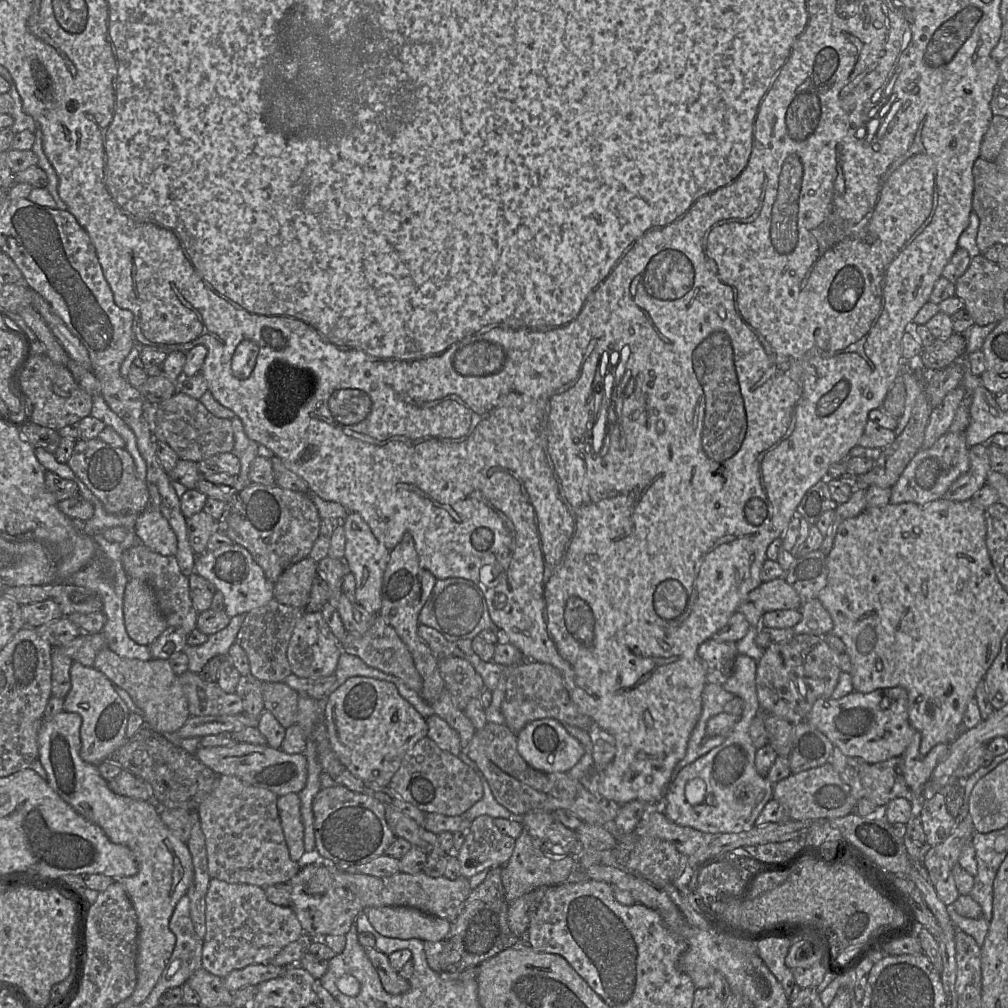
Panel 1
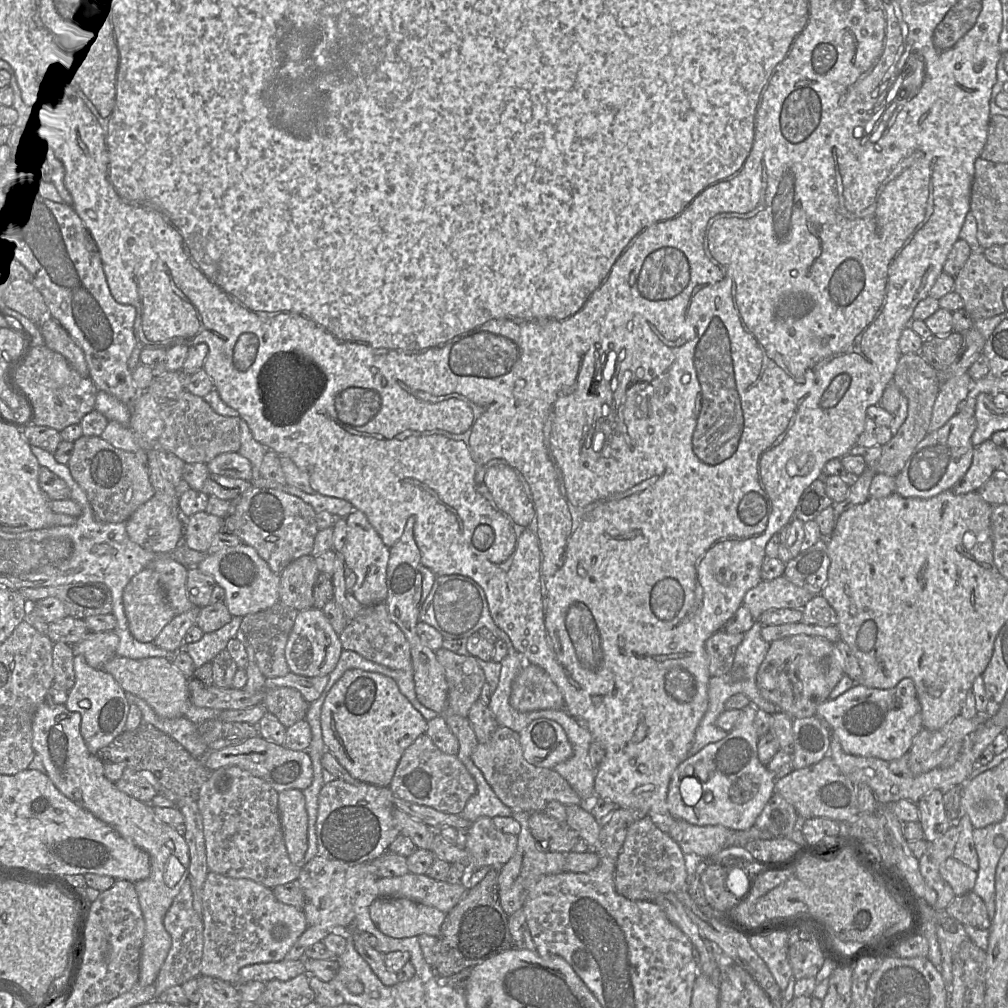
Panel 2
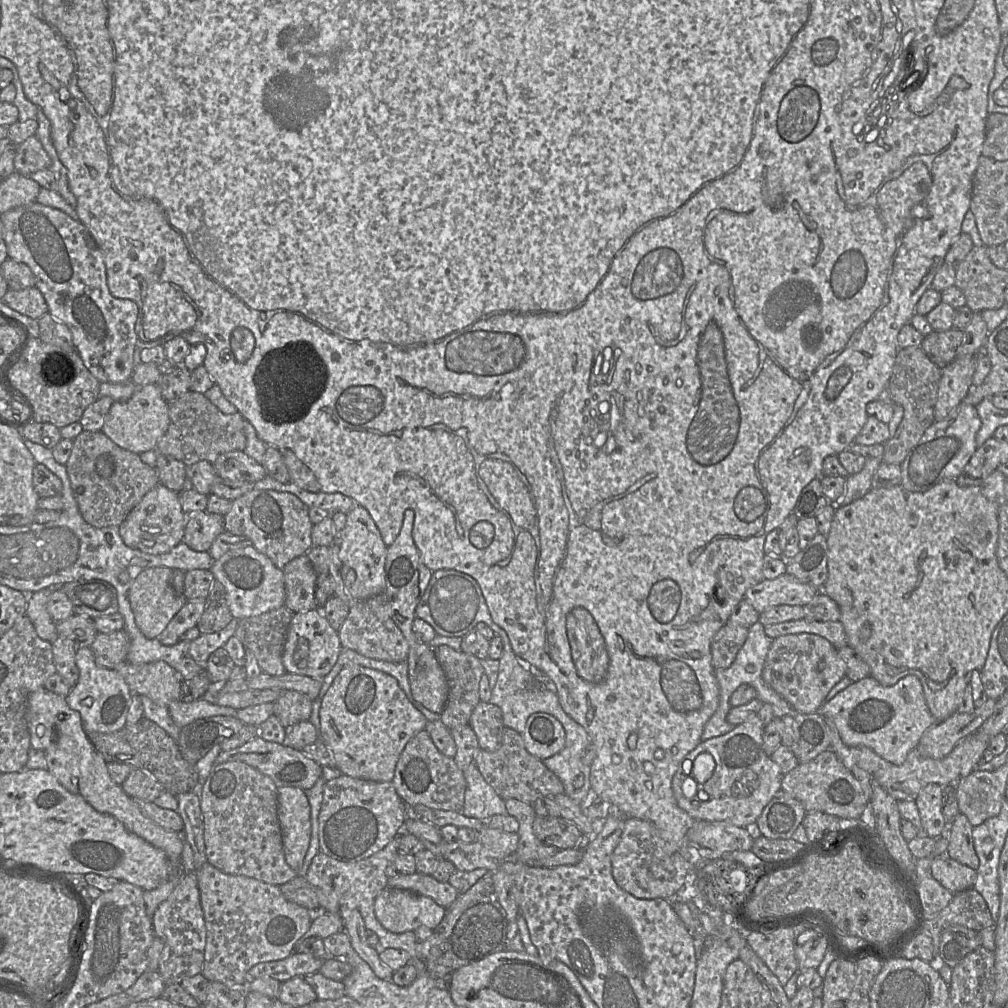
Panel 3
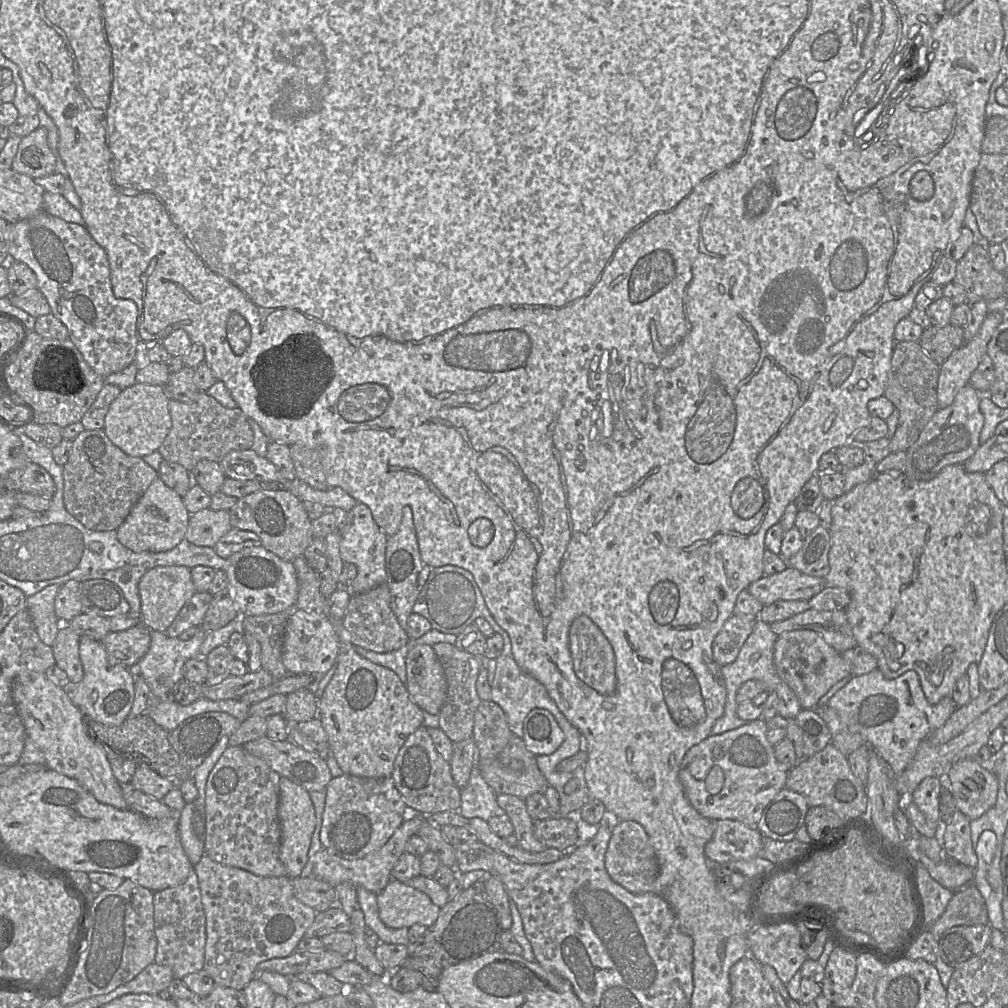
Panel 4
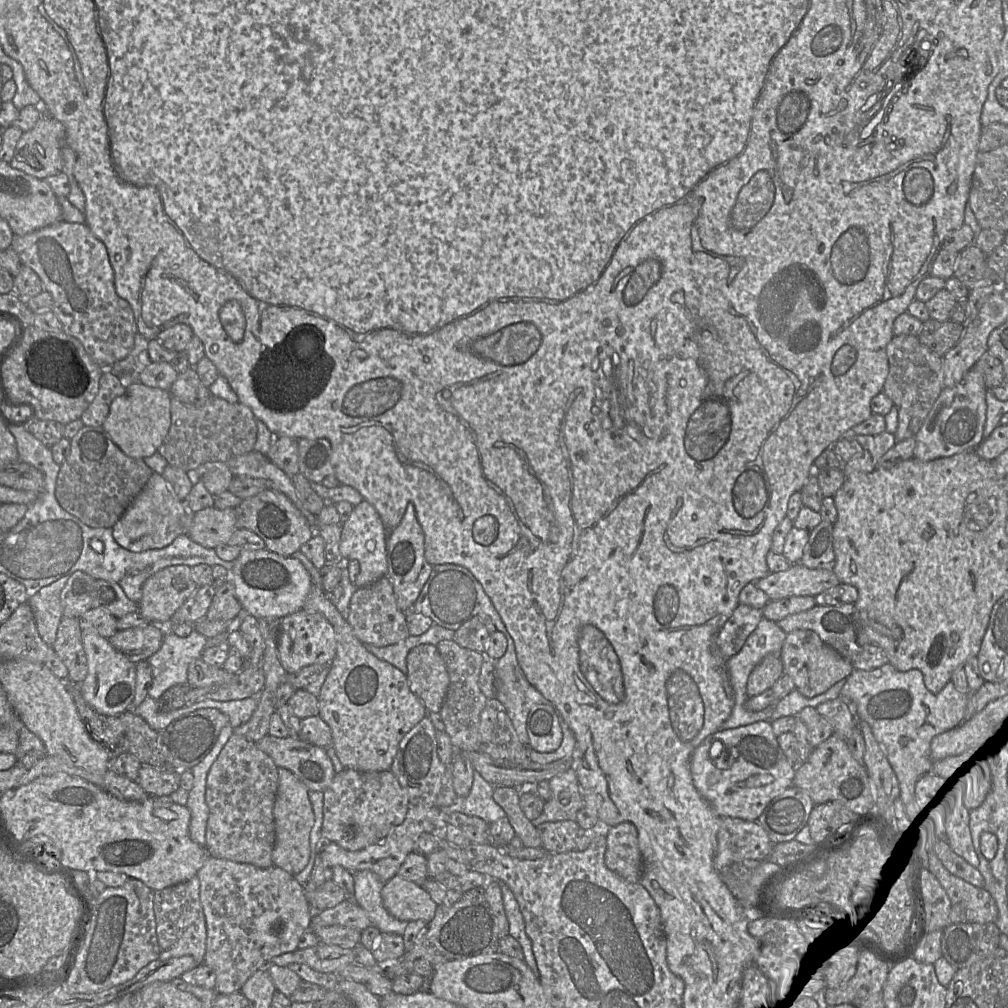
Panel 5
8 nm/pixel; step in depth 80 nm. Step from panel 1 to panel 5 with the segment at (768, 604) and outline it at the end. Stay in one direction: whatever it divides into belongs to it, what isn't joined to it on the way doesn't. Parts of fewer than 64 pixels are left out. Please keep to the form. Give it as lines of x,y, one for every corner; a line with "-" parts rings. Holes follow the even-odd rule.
794,563
785,571
770,572
755,581
756,586
766,593
770,600
790,596
813,596
840,583
829,569
810,569

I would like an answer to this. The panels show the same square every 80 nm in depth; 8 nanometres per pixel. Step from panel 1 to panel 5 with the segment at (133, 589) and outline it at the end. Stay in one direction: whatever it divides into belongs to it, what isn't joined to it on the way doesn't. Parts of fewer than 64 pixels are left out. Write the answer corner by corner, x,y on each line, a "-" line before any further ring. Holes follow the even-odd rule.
168,566
144,582
138,611
150,624
166,625
198,587
190,566

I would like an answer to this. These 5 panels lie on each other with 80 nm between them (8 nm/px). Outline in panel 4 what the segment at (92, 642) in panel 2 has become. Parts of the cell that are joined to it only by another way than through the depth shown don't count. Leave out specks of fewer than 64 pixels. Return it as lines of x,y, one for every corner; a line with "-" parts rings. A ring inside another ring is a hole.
139,624
127,630
110,632
101,643
111,665
133,668
149,650
150,629

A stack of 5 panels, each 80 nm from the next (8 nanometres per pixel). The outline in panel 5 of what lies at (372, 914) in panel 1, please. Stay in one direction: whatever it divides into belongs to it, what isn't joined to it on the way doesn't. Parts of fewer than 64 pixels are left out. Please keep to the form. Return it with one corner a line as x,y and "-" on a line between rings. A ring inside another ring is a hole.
398,874
385,883
381,897
387,911
404,921
424,920
429,923
438,907
422,886

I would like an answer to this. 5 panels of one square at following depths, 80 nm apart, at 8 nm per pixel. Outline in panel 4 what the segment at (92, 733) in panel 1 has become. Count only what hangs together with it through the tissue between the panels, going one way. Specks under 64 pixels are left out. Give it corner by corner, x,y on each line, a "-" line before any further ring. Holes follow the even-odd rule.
87,636
80,637
79,656
84,676
69,691
69,697
81,712
91,719
107,726
119,726
129,716
134,700
135,674
122,665
111,665
101,641

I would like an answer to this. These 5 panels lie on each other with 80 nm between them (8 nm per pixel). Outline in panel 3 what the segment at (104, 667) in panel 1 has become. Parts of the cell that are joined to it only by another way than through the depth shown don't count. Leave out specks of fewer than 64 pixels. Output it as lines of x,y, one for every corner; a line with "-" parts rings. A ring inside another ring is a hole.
126,660
115,669
133,693
147,696
159,706
180,699
181,677
165,661
134,665

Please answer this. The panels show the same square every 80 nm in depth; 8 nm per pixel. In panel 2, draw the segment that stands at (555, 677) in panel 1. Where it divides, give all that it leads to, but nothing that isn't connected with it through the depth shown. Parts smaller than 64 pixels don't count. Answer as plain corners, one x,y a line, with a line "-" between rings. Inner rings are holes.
524,664
513,681
509,703
519,712
565,710
557,685
543,668
533,664

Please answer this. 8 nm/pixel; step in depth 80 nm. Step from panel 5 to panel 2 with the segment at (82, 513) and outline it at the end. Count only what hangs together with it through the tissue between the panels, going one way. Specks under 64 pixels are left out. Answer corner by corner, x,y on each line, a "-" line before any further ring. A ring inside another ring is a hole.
82,435
73,444
67,465
73,479
86,493
97,521
126,522
141,505
155,495
148,467
139,461
135,452
118,449
101,436

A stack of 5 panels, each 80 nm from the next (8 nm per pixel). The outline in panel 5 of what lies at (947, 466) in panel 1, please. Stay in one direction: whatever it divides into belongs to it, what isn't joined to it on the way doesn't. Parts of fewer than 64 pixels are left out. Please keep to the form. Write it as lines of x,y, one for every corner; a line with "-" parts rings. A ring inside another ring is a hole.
975,368
969,370
954,387
943,388
933,408
916,434
914,458
923,462
950,457
976,450
984,440
986,423
986,394
988,389
983,375

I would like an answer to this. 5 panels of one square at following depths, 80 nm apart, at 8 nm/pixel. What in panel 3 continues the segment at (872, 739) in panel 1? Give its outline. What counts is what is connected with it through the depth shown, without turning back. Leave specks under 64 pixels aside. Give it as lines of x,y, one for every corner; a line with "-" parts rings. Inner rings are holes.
913,674
901,678
892,686
881,685
871,675
855,681
837,693
830,701
824,703
816,713
833,720
846,745
866,746
895,765
901,765
908,753
917,747
923,733
937,723
926,703
922,684

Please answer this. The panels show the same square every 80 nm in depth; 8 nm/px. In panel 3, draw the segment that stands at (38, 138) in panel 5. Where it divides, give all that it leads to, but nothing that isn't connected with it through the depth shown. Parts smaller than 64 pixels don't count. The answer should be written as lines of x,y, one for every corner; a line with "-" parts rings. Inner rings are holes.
33,135
17,146
14,158
15,172
29,176
30,174
44,169
50,169
51,158
42,144

